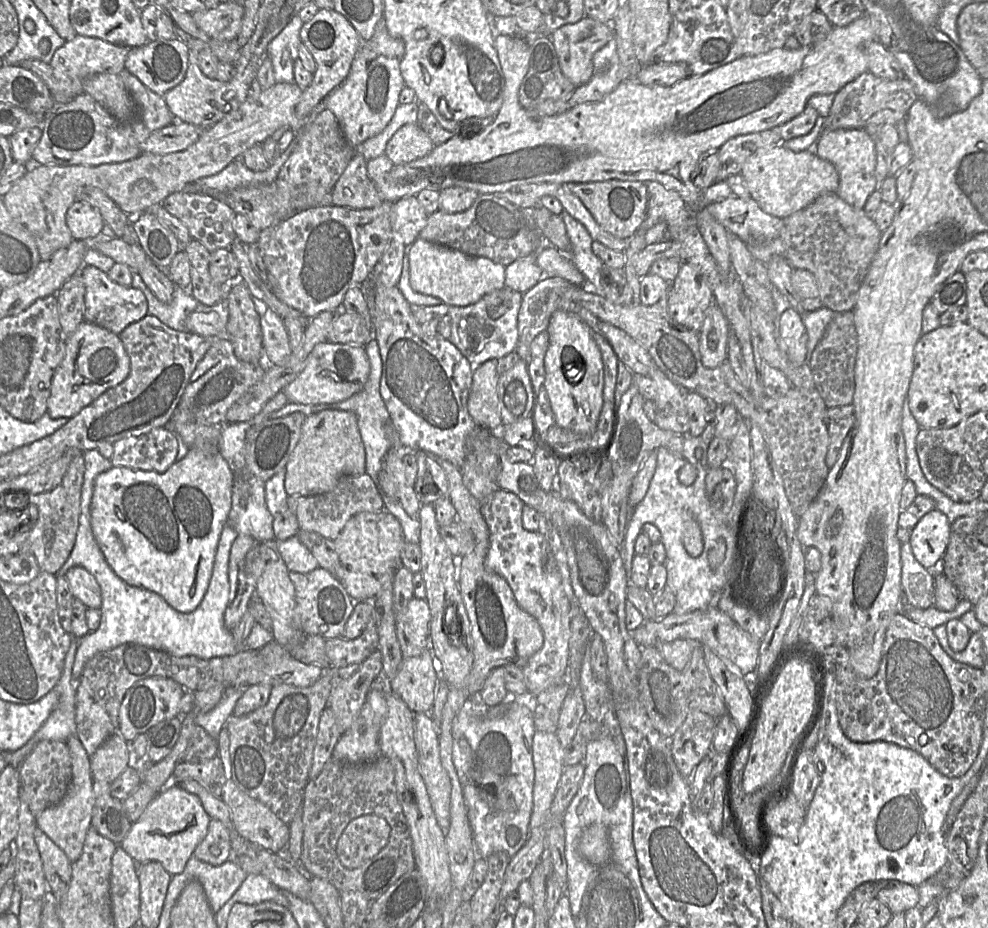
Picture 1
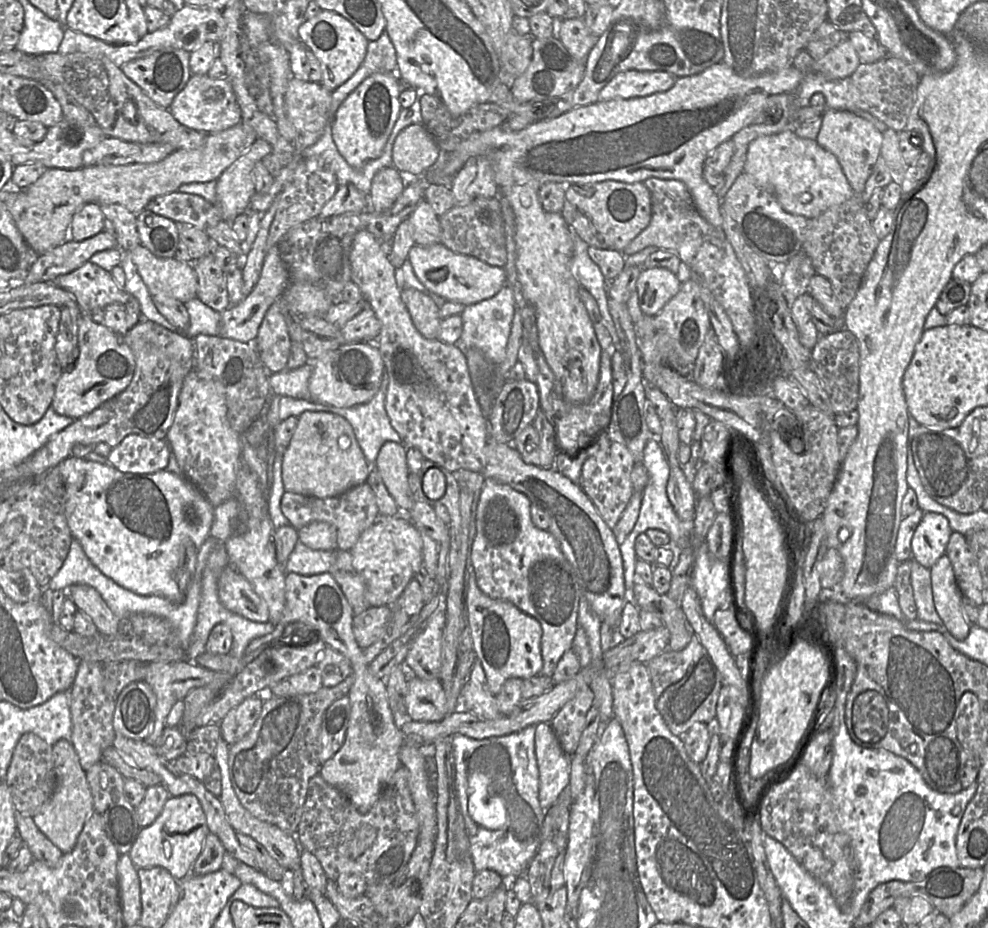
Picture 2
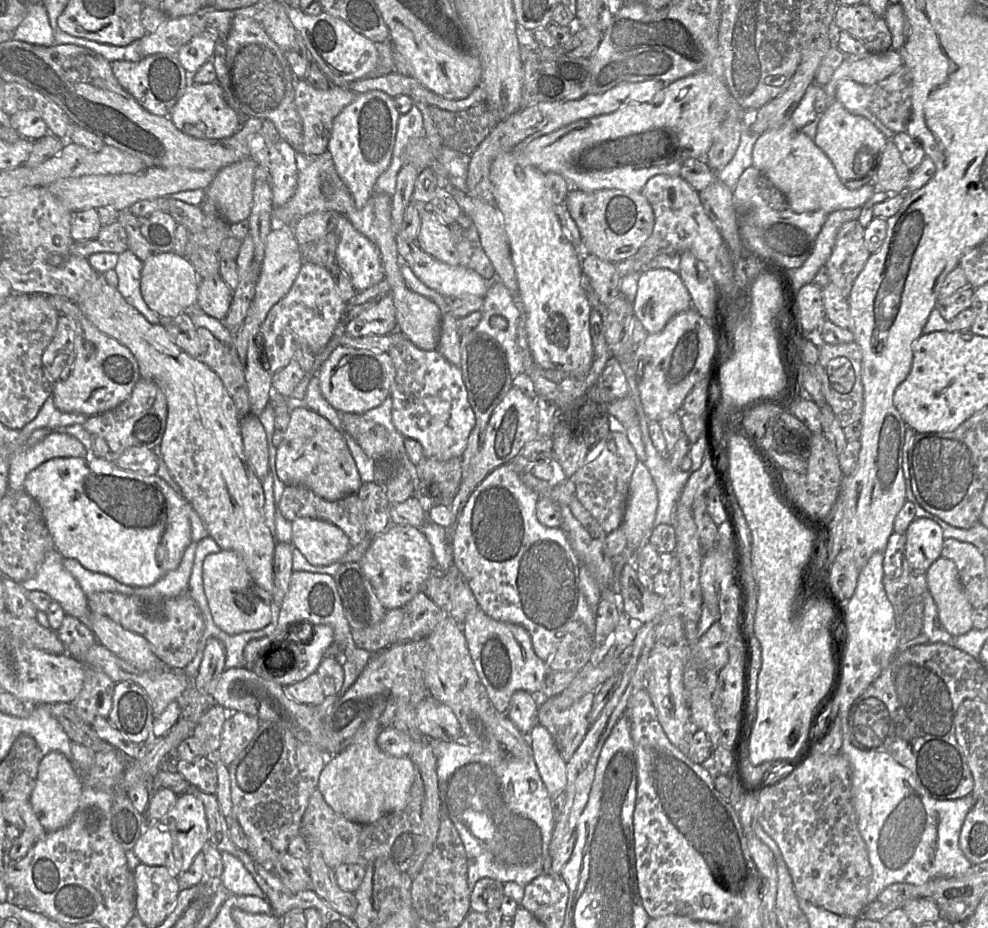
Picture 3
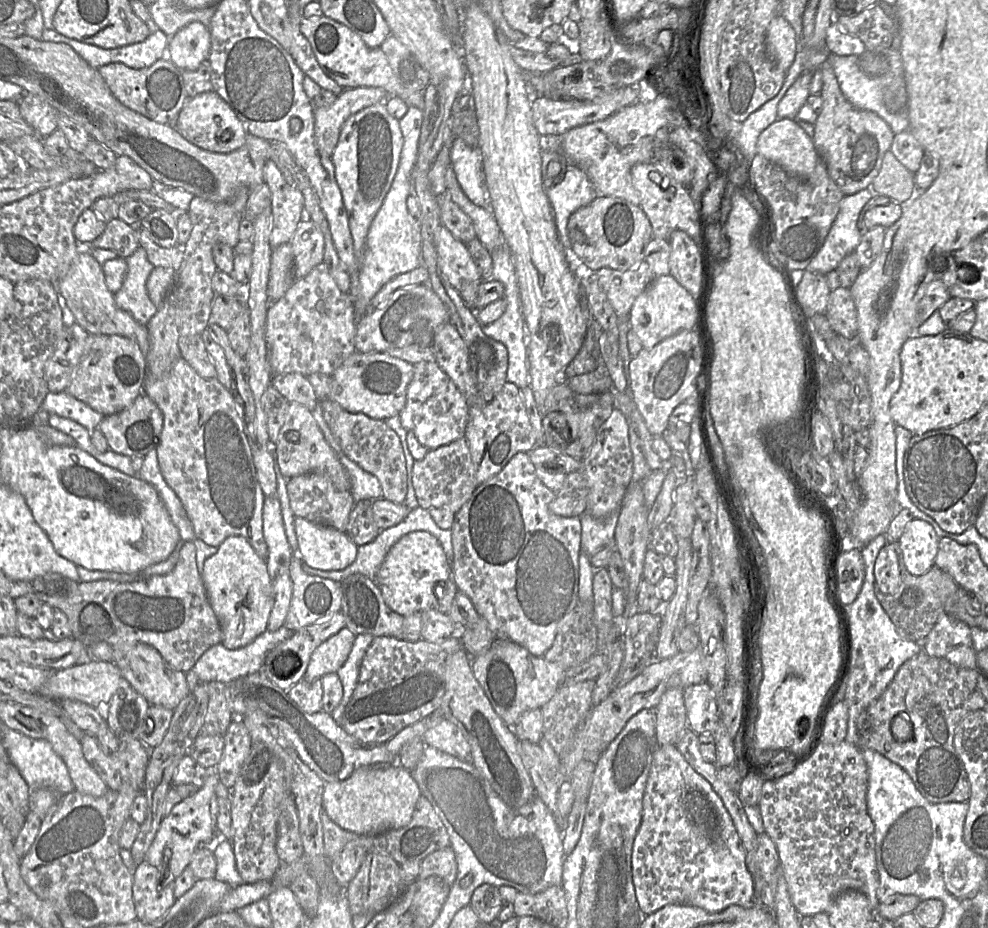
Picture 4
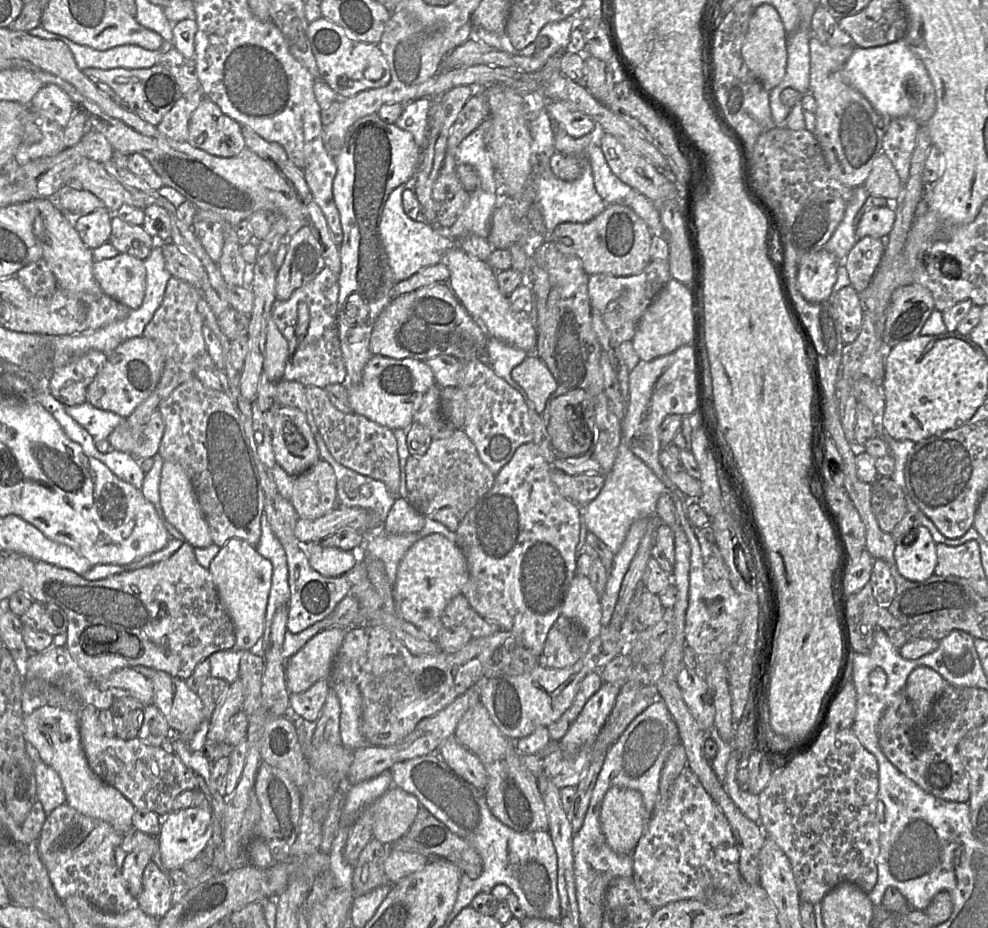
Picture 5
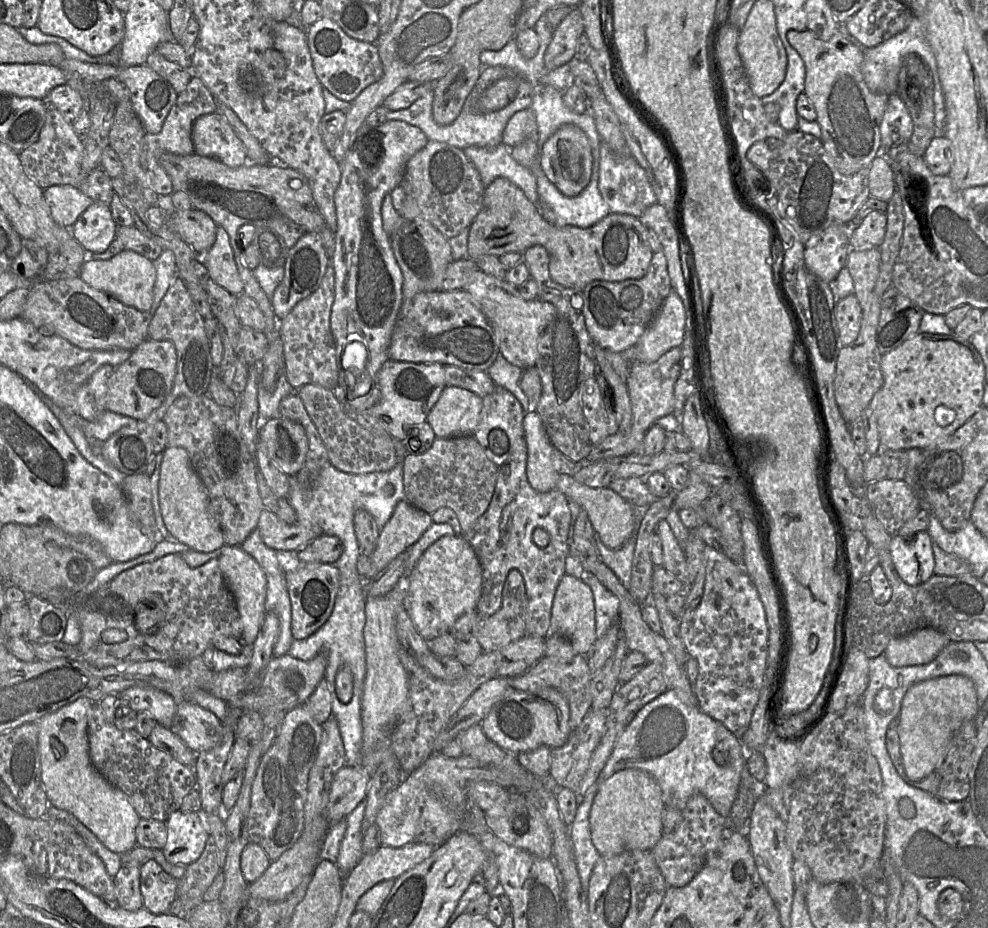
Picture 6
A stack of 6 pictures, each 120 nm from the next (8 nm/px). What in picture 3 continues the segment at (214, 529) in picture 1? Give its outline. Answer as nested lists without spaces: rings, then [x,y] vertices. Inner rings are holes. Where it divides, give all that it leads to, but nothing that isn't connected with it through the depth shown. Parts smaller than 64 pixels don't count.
[[[87,455],[82,458],[53,458],[42,463],[25,478],[24,490],[39,504],[42,509],[54,546],[64,558],[77,560],[85,569],[107,575],[117,582],[131,587],[149,587],[154,585],[167,573],[175,570],[181,563],[184,552],[191,540],[191,525],[188,511],[194,511],[191,505],[180,498],[177,493],[157,475],[143,476],[135,472],[118,468],[113,459]]]

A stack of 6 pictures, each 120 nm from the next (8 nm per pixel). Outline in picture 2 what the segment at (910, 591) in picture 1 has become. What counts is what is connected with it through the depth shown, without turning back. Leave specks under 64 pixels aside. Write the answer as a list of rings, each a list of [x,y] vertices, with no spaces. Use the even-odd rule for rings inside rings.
[[[910,559],[911,585],[917,607],[917,618],[934,624],[942,625],[942,620],[934,606],[931,572],[914,559]]]

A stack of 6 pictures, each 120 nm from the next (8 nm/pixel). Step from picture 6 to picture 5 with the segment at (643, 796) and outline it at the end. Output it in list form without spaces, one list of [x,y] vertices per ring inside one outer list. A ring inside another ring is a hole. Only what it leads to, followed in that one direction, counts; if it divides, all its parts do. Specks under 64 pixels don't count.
[[[616,786],[606,792],[600,824],[608,845],[616,853],[633,853],[648,820],[649,815],[640,792]]]

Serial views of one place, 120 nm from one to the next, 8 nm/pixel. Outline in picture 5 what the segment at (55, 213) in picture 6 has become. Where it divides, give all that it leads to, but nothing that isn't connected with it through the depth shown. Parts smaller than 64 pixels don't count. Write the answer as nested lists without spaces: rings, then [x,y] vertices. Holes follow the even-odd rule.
[[[63,187],[53,197],[56,206],[71,219],[105,208],[104,203],[93,193]]]

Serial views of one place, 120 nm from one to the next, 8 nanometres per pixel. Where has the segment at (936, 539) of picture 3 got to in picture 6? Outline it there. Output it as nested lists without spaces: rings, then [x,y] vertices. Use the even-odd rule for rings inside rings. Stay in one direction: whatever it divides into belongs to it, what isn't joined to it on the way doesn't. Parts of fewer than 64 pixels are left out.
[[[925,531],[913,536],[892,535],[890,554],[900,578],[915,586],[926,582],[934,575],[933,542]]]

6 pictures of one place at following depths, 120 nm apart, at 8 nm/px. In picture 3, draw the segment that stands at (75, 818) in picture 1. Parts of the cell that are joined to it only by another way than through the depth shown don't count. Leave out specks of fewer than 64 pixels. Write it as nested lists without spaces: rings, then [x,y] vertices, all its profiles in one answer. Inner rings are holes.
[[[54,750],[42,758],[30,804],[47,832],[59,830],[70,822],[79,806],[82,790],[81,774],[62,752]]]

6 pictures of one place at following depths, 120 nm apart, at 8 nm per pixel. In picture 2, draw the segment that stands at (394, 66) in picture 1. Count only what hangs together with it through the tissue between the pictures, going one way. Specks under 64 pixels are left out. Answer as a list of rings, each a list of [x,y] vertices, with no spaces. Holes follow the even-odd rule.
[[[375,73],[367,77],[339,105],[330,126],[337,150],[353,168],[378,158],[401,111],[399,94],[403,83],[396,73]]]

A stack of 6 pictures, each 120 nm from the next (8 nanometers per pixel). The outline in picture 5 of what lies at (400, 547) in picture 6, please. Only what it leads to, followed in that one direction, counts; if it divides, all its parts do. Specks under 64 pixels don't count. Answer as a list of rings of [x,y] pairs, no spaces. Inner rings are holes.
[[[397,497],[384,522],[384,531],[389,534],[406,534],[420,531],[425,523],[425,516],[411,503]]]

